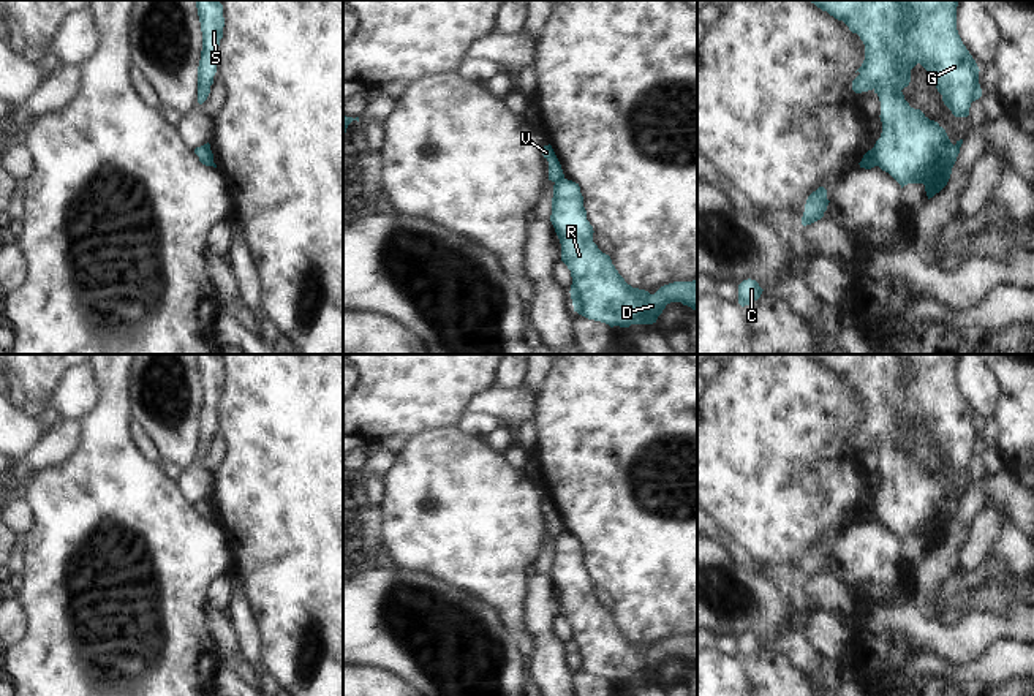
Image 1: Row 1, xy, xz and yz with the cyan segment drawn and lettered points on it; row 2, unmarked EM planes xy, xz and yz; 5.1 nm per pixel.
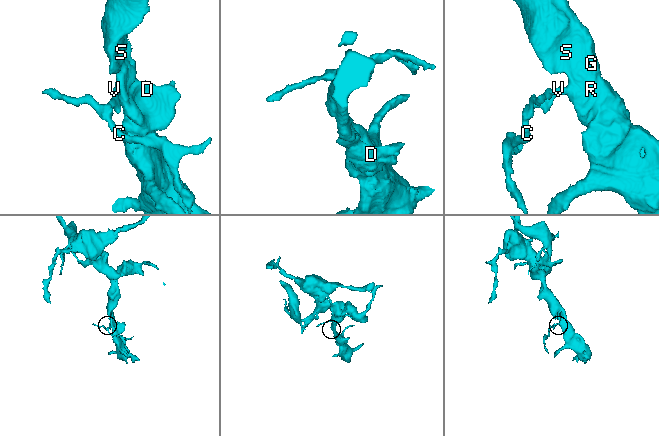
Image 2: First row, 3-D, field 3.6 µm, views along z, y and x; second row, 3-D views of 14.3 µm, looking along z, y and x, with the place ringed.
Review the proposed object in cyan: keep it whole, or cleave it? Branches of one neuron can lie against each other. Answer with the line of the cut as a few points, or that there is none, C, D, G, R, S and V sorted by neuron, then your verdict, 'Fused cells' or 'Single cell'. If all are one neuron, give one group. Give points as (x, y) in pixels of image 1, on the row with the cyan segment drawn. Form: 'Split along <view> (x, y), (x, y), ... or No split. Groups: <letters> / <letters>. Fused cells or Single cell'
Split along yz (873, 147), (876, 165). Groups: C V / D G R S. Fused cells.

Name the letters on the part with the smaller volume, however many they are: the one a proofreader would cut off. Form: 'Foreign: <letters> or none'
Foreign: C, V.

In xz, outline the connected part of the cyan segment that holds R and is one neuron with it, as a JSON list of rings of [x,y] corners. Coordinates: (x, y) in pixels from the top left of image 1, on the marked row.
[[[561,179],[553,185],[550,221],[561,244],[561,261],[571,270],[569,293],[579,315],[610,327],[629,327],[656,323],[670,302],[697,312],[697,278],[664,285],[655,294],[625,282],[610,256],[593,242],[579,183]]]

